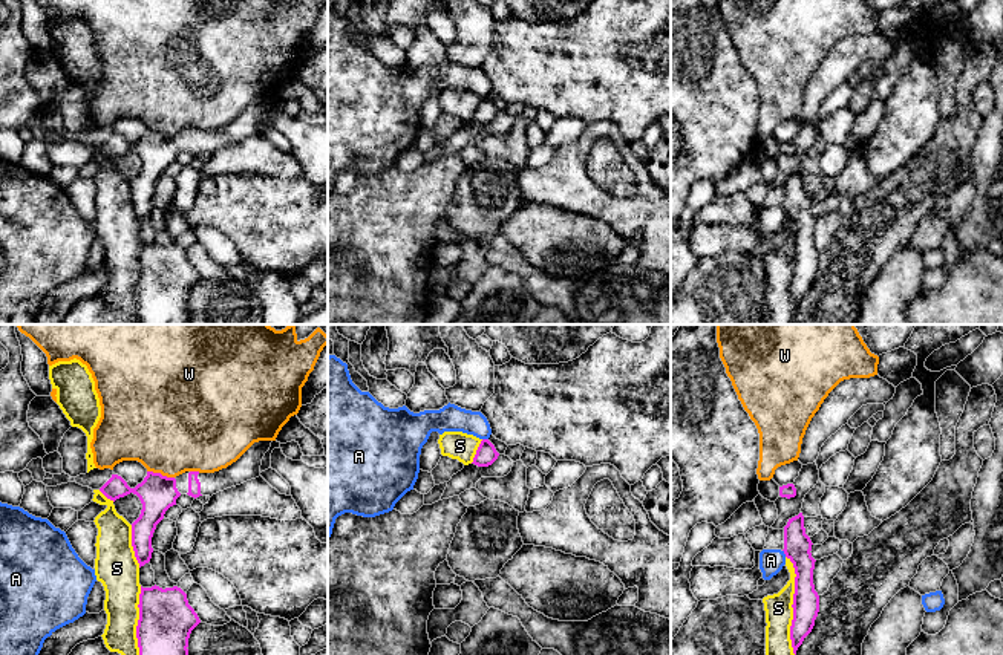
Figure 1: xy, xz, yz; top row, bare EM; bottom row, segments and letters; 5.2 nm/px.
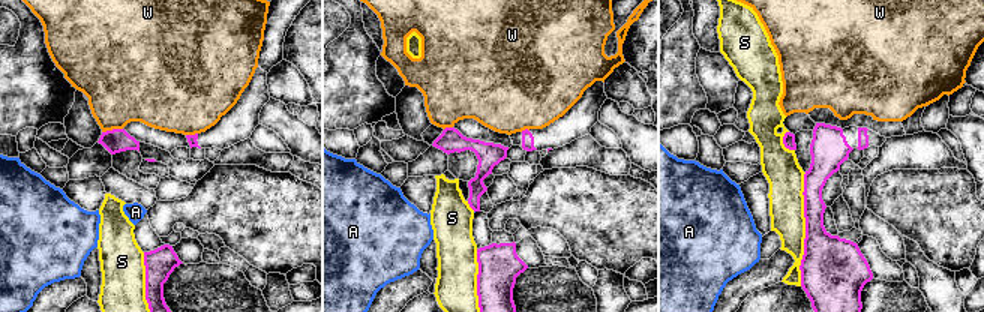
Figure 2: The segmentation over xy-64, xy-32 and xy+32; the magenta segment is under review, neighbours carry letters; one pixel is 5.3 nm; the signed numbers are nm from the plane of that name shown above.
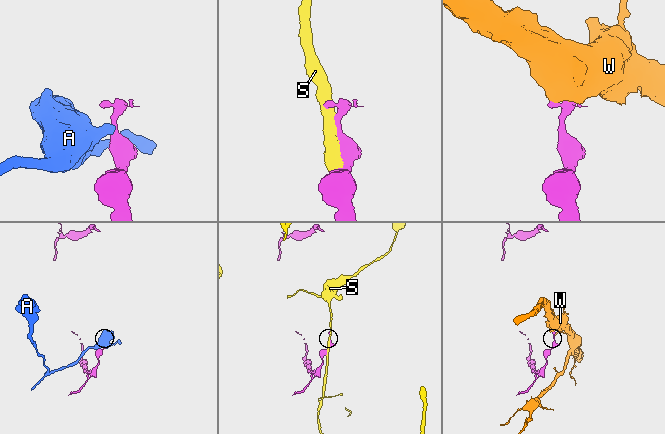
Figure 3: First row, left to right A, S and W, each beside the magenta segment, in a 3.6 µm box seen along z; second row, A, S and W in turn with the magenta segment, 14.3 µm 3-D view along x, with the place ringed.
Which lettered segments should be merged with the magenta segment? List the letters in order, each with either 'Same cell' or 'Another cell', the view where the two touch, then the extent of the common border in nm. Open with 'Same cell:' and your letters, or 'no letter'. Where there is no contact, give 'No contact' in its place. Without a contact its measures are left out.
Same cell: no letter
A: Another cell. Touches magenta in yz. Shared border 40 nm
S: Another cell. Touches magenta in yz. Shared border 500 nm
W: Another cell. Touches magenta in xy. Shared border 150 nm

